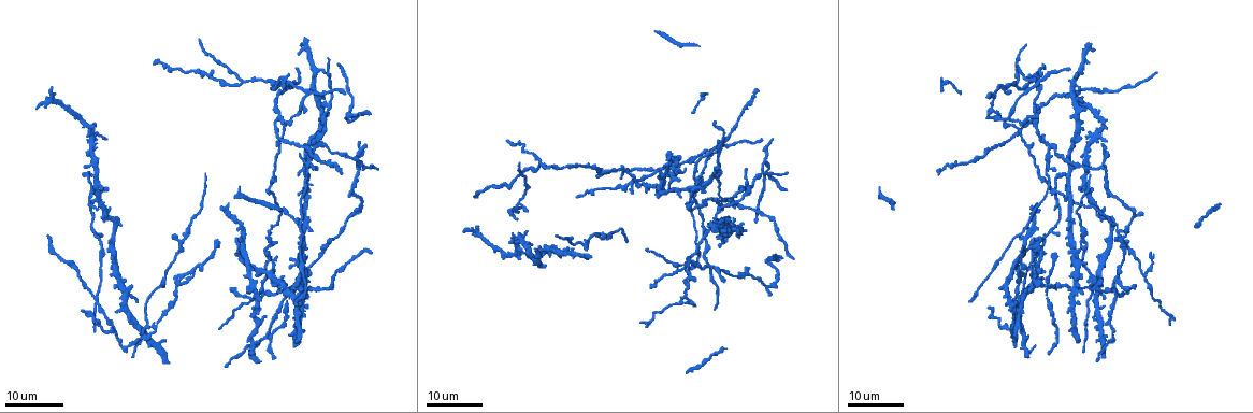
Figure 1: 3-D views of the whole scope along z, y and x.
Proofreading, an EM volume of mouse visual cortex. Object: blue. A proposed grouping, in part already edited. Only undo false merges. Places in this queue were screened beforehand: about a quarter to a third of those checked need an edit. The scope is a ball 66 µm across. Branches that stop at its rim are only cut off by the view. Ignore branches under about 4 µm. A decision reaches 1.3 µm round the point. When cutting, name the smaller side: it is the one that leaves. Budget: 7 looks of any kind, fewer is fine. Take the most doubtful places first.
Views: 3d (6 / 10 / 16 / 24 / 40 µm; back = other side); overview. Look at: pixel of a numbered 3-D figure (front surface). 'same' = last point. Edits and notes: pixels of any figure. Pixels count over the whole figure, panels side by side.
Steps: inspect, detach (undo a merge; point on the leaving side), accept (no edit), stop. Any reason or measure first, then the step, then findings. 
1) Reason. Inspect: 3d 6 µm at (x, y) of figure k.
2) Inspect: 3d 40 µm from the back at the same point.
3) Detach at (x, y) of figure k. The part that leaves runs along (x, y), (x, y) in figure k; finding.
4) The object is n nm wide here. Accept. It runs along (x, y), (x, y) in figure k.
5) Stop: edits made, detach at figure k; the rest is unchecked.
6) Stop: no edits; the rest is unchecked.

Two arms in line, one across. Inspect: 3d 24 µm at (1086, 328) of figure 1.

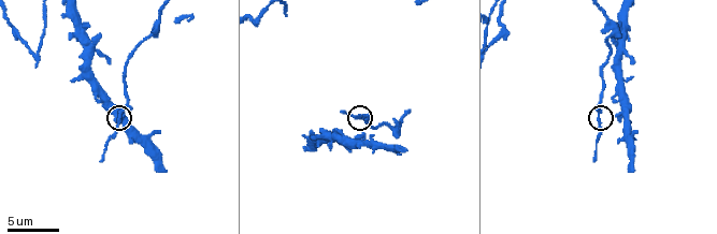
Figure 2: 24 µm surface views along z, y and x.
Zoom in. Inspect: 3d 6 µm at (121, 115) of figure 2.

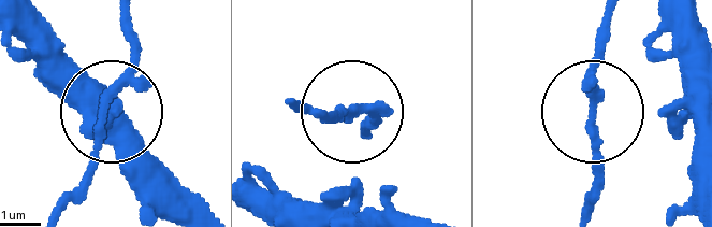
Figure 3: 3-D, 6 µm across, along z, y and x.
The object is 170 nm wide here. Accept. One neuron here.

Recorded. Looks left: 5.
Branch point. Inspect: 3d 16 µm at (306, 92) of figure 1.

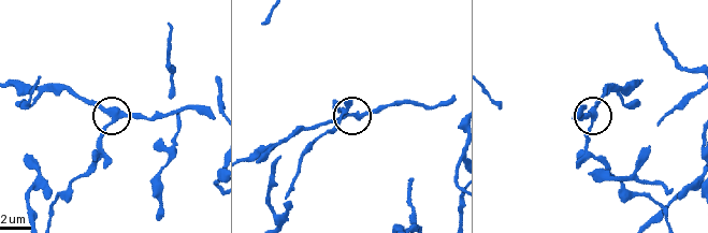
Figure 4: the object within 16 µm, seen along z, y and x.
Zoom in. Inspect: 3d 10 µm at (113, 117) of figure 4.

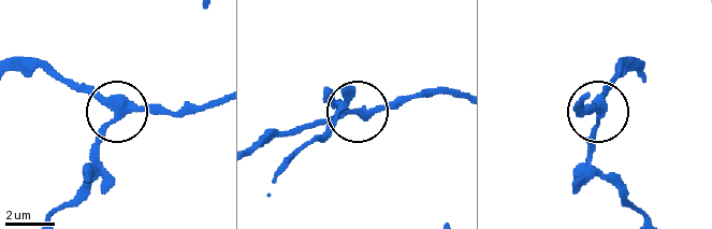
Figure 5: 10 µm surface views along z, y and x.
Detach at (102, 138) of figure 5. The part that leaves runs along (604, 117), (591, 133), (589, 158), (642, 213) in figure 5; a second neuron is stuck on.

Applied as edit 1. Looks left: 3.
Inspect: overview.

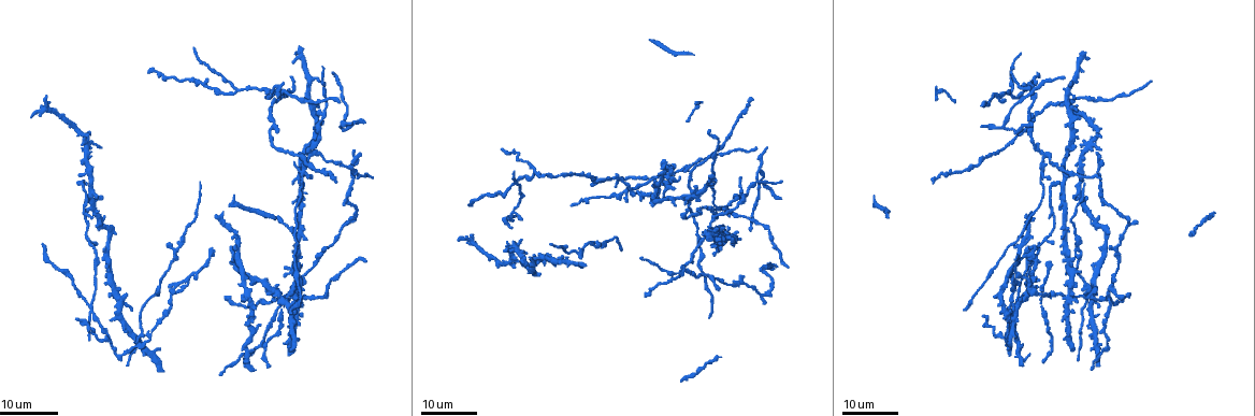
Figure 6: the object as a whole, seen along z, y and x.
A fork. Inspect: 3d 24 µm at (237, 91) of figure 6.

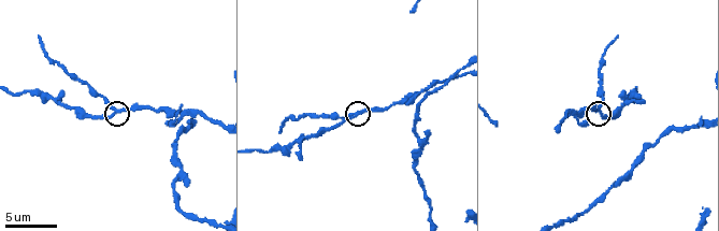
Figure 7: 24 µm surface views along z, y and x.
Zoom in. Inspect: 3d 6 µm at (112, 109) of figure 7.

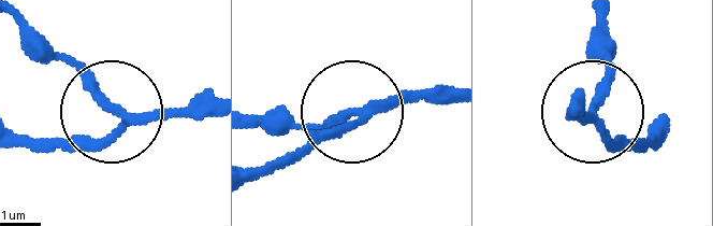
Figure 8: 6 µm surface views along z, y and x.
Accept. All the same neuron.

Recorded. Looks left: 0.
Stop: edits made, detach at figure 5; the rest is unchecked.

